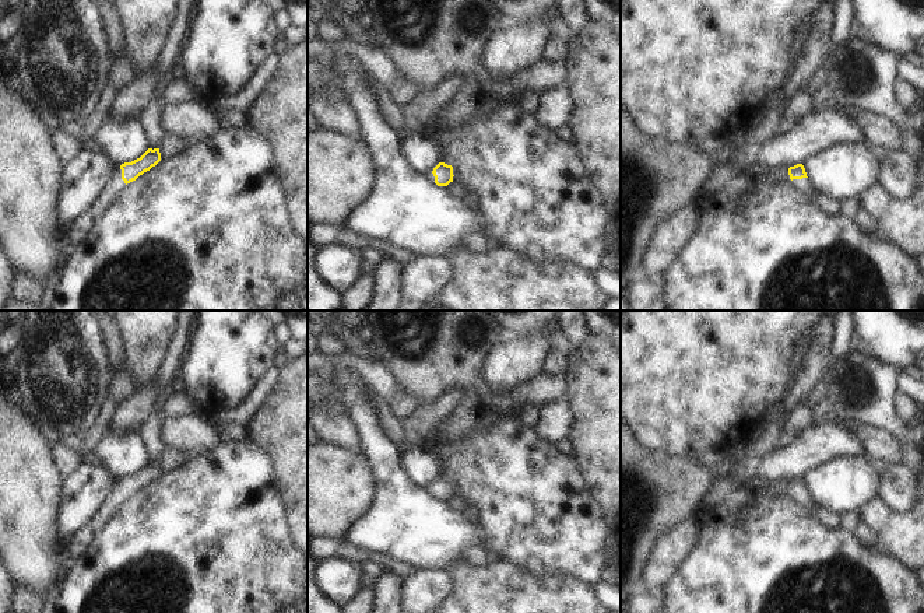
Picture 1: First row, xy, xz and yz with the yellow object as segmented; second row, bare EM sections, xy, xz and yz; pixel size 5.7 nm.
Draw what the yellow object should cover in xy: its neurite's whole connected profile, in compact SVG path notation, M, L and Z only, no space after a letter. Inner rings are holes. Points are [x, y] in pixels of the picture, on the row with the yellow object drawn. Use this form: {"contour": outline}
{"contour": "M148 148L140 158L119 165L109 179L108 185L92 202L88 213L94 220L99 218L106 207L115 200L116 195L130 182L136 181L140 175L150 171L161 161L159 148Z"}

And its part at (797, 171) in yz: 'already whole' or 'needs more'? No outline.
needs more

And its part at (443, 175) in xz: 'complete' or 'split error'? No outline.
split error

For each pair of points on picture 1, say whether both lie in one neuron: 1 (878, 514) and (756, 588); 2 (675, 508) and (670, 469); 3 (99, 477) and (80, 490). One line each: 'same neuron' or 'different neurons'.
1: different neurons
2: same neuron
3: same neuron

